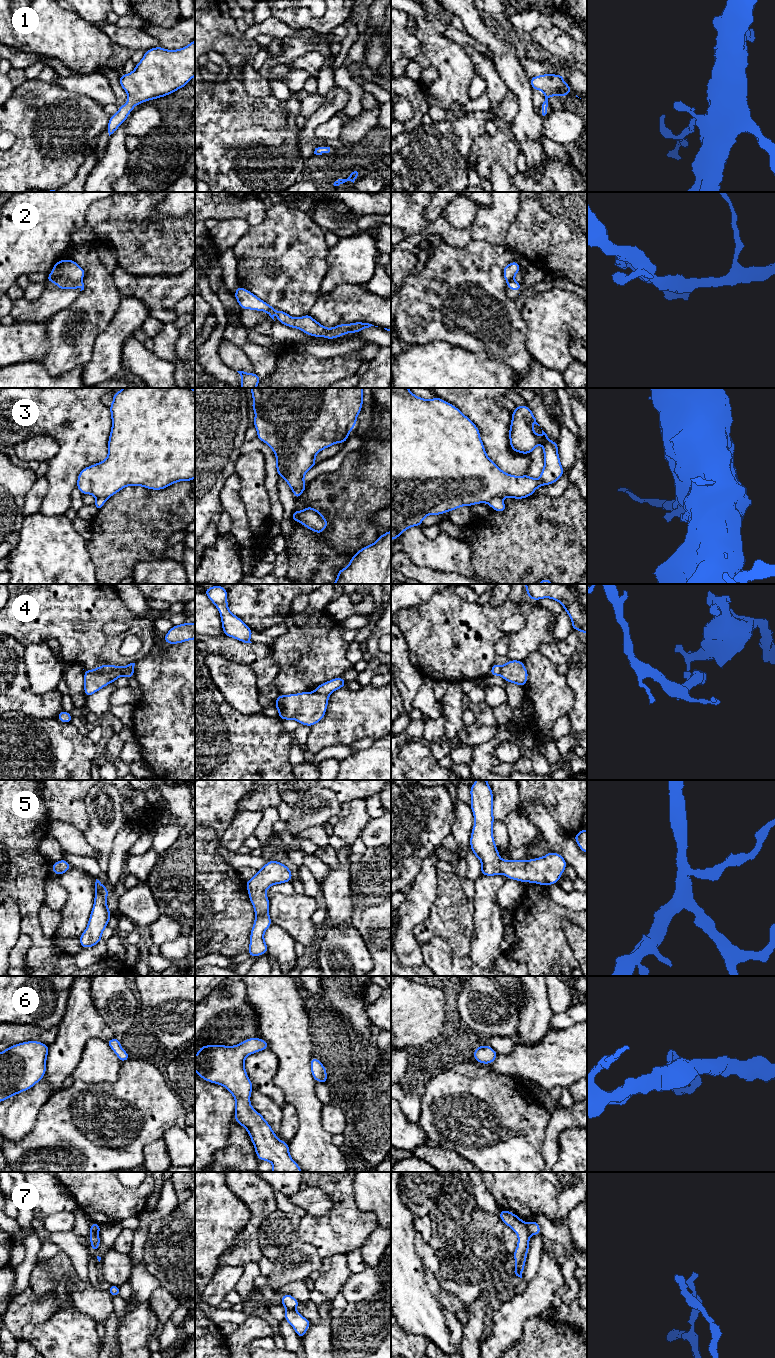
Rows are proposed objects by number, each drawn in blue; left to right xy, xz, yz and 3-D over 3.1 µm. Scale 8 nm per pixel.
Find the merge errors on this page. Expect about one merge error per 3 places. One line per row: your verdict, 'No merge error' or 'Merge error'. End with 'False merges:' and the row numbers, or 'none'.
1: No merge error
2: Merge error
3: Merge error
4: Merge error
5: No merge error
6: No merge error
7: Merge error
False merges: 2, 3, 4, 7

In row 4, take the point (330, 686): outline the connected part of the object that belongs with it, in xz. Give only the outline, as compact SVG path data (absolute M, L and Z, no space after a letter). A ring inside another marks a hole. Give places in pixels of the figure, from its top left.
M337 677L317 686L315 692L319 694L326 694L329 696L334 691L345 686L346 686L346 681L341 677Z

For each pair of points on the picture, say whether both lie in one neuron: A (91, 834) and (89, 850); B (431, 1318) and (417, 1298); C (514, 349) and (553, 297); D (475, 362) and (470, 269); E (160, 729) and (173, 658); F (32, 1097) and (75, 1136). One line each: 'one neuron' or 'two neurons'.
A: two neurons
B: one neuron
C: two neurons
D: two neurons
E: one neuron
F: two neurons

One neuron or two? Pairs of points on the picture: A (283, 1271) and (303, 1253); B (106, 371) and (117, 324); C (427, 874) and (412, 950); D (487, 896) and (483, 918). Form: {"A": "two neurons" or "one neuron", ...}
{"A": "one neuron", "B": "one neuron", "C": "one neuron", "D": "one neuron"}

